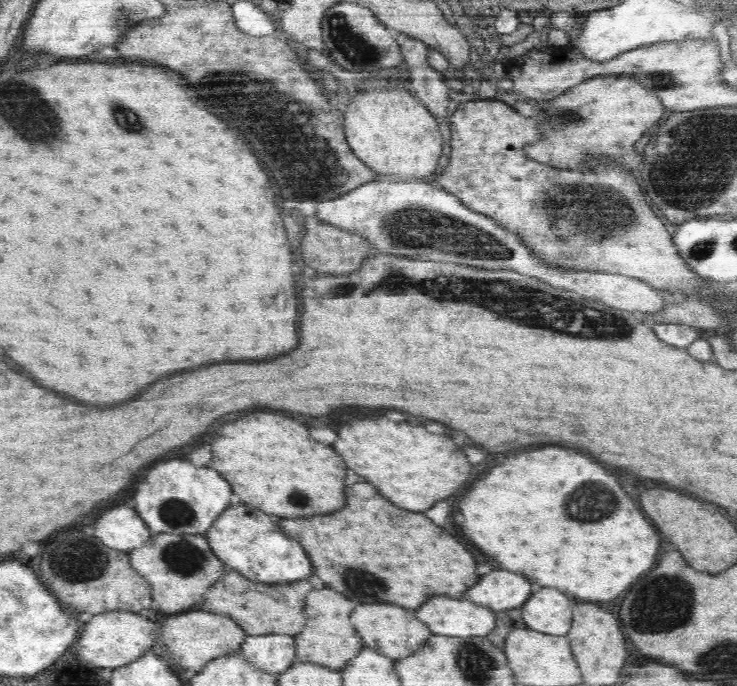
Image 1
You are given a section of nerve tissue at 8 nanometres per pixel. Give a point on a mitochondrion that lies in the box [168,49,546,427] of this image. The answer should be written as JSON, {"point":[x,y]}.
{"point":[288,134]}

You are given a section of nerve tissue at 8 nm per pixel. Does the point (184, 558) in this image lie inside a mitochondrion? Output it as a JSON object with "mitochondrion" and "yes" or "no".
{"mitochondrion":"yes"}

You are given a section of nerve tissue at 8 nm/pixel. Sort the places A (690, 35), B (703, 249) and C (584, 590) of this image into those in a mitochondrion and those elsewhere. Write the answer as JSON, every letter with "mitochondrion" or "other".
{"A":"other","B":"mitochondrion","C":"other"}

